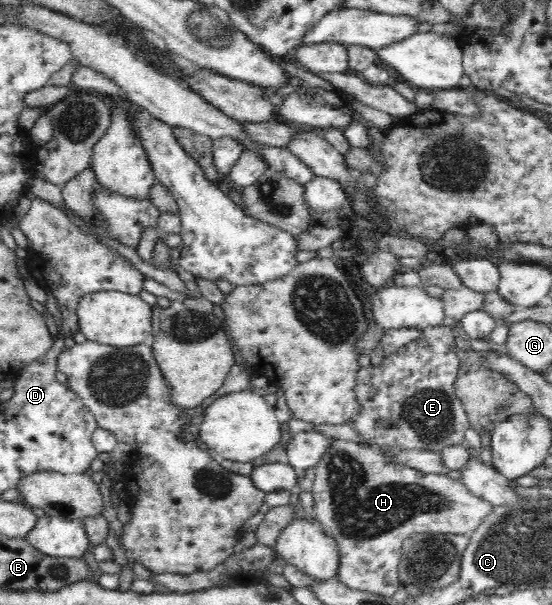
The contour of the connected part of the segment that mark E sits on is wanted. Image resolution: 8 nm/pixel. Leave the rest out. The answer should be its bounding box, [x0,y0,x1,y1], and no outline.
[345,325,470,453]

